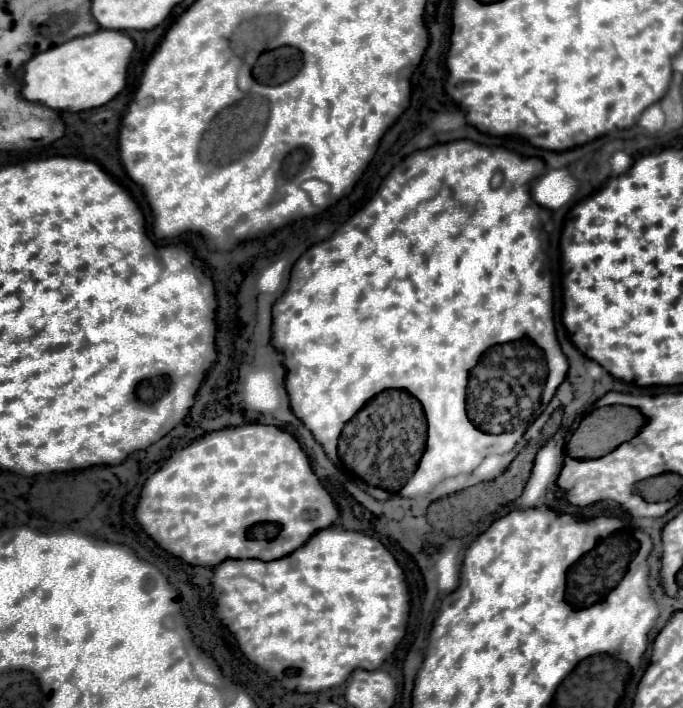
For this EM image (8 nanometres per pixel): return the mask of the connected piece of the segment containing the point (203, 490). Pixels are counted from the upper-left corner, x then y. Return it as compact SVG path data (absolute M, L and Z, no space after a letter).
M252 423L252 425L240 425L236 429L222 429L222 431L214 431L214 433L206 433L200 441L190 443L188 447L176 451L154 475L150 475L140 491L140 501L136 507L136 521L140 523L140 527L166 551L170 551L172 555L180 557L182 561L190 563L190 565L202 565L202 567L216 567L226 559L262 559L262 561L276 561L280 557L290 555L292 551L296 551L298 547L302 547L312 533L330 527L338 517L338 509L332 501L332 497L326 493L326 489L318 483L318 477L312 473L310 463L306 453L300 449L298 441L288 435L286 431L272 427L272 425L260 425L260 423Z

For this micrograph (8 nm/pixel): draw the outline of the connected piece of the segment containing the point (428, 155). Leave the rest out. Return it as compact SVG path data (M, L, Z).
M470 139L452 141L452 143L444 143L444 145L434 145L430 149L418 150L405 157L390 171L390 175L384 179L382 187L379 187L375 195L342 225L342 229L338 233L334 233L330 239L310 247L296 261L296 265L292 267L292 273L290 273L290 283L288 283L286 293L272 307L272 345L276 351L280 351L284 355L284 367L286 367L284 385L286 385L286 393L290 399L290 409L304 423L304 427L314 435L316 443L322 445L324 453L330 457L334 464L342 464L336 455L336 443L338 443L338 435L341 435L344 423L350 421L368 399L372 399L374 395L378 395L380 391L386 391L386 389L406 389L410 395L414 395L422 403L424 415L428 421L426 451L424 451L412 479L400 489L402 497L408 497L408 499L424 497L424 495L432 493L444 479L456 477L460 473L472 473L482 463L482 459L486 455L510 453L514 449L514 445L520 441L520 437L524 435L524 431L512 431L512 433L502 433L502 435L482 433L470 423L470 419L466 415L468 373L478 363L480 355L494 345L510 343L510 341L516 341L522 337L532 339L544 351L546 365L548 365L546 383L550 383L550 385L544 385L542 399L546 399L546 396L554 396L557 387L566 377L568 361L566 361L566 357L560 351L560 345L556 341L554 319L552 319L550 279L542 273L544 271L544 253L540 249L540 237L544 233L546 243L548 243L548 236L543 225L544 221L548 221L550 211L536 205L536 201L530 197L530 183L536 177L540 177L544 171L546 171L546 165L542 159L536 159L536 157L524 159L512 151L506 151L506 149L488 149L488 147L476 145Z

